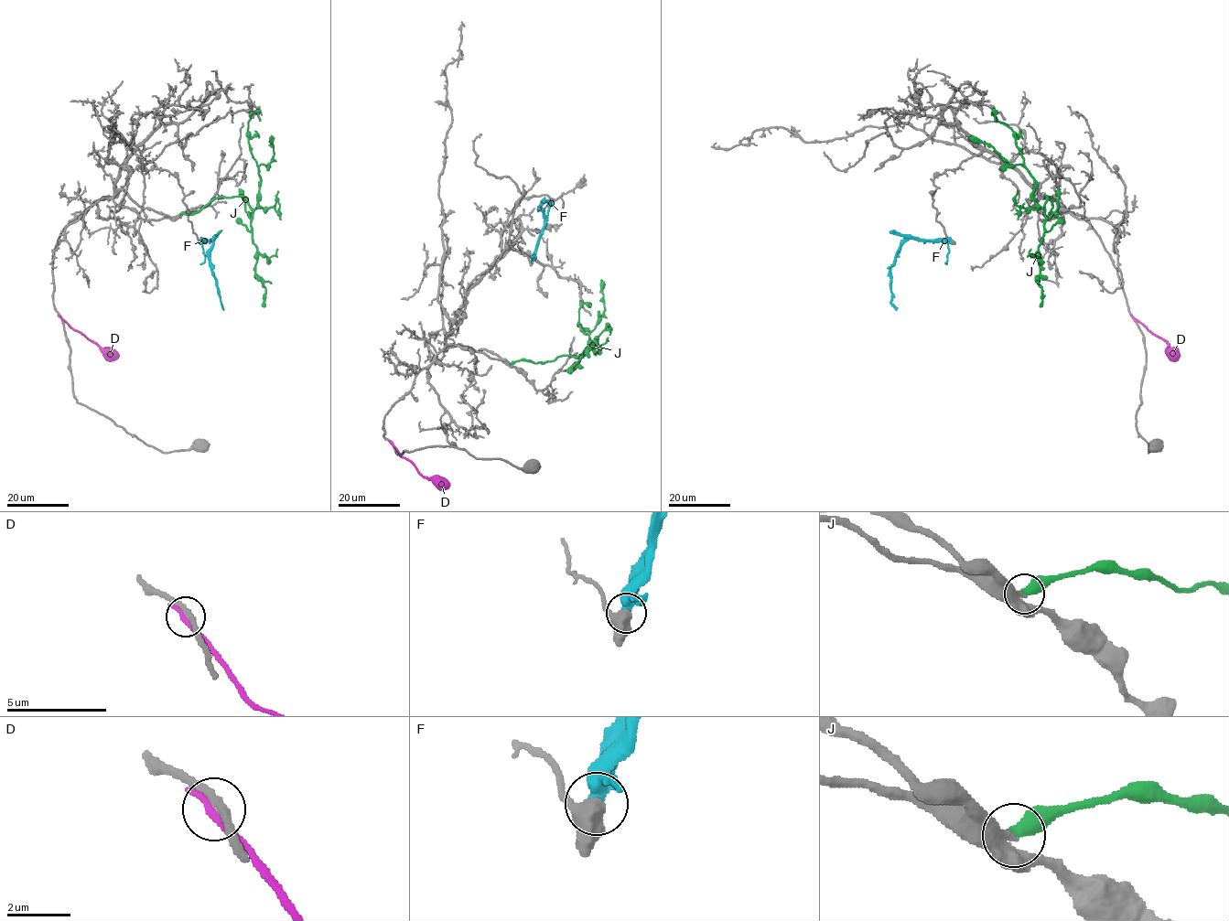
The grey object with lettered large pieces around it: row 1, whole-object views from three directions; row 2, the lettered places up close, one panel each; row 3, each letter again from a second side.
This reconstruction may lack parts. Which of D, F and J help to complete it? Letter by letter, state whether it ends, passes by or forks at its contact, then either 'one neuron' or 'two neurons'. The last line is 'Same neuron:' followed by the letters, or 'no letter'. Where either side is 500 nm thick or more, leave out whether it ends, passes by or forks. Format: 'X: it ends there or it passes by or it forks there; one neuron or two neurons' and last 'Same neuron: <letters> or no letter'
D: it ends there; two neurons
F: two neurons
J: it ends there; one neuron
Same neuron: J

